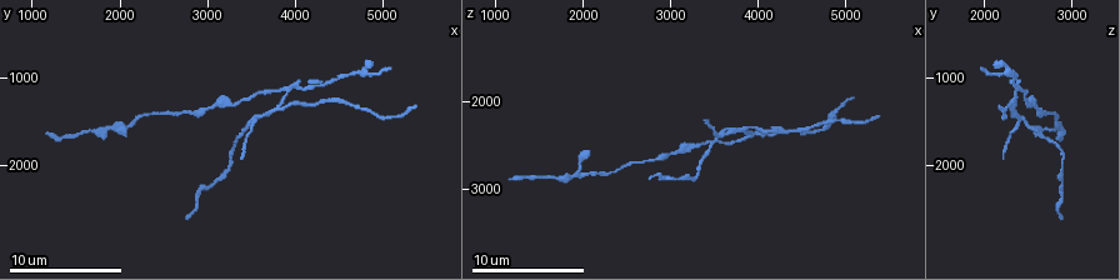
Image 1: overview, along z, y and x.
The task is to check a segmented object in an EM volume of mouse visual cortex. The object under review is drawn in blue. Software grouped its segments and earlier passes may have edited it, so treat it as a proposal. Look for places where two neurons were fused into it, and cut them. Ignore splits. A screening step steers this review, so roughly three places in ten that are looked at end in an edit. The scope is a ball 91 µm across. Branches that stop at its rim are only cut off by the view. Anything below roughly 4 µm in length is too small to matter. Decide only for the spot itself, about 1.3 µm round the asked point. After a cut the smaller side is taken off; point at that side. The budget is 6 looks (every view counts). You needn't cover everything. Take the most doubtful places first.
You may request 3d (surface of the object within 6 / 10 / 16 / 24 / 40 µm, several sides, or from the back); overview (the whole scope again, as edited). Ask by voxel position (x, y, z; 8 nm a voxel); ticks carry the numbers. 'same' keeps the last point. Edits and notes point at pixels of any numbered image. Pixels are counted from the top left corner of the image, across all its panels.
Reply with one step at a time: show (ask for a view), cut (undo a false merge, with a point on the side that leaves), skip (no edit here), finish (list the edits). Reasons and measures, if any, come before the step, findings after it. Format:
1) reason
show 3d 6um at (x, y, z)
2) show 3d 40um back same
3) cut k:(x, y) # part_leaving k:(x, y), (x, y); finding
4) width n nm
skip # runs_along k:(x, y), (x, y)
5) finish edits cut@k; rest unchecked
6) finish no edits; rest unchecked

three-way junction
show 3d 16um at (3900, 1200, 2350)

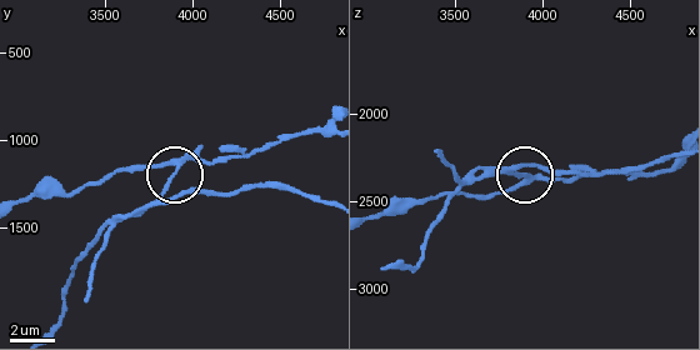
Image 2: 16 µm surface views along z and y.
width 190 nm
cut 2:(165, 188) # a second neuron is stuck on

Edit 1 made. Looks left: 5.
show overview

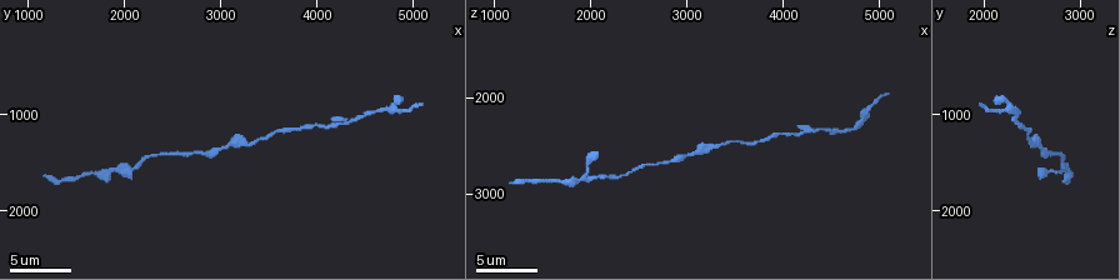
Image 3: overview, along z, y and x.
sudden change in width
show 3d 10um at (2760, 1420, 2680)

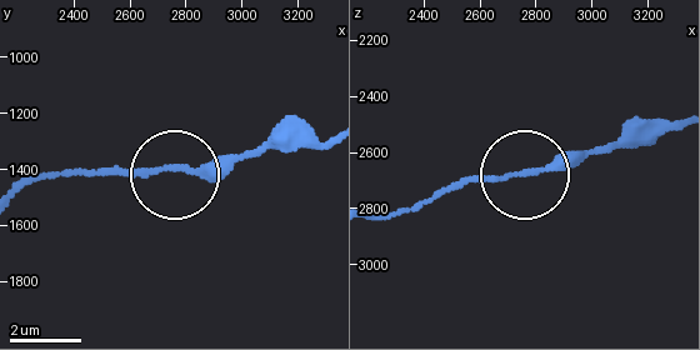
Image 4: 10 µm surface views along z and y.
show 3d 10um back at (2770, 1400, 2660)

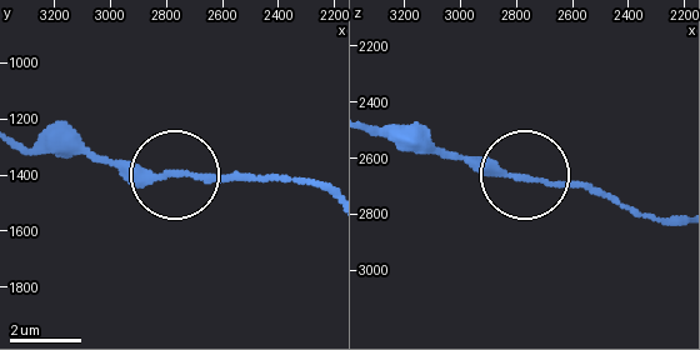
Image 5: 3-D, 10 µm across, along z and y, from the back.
width 170 nm
skip # runs_along 5:(374, 133), (418, 133), (525, 178), (613, 195); continuous, no second neuron

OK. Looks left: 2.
thick turns thin
show 3d 16um at (1740, 1600, 2860)

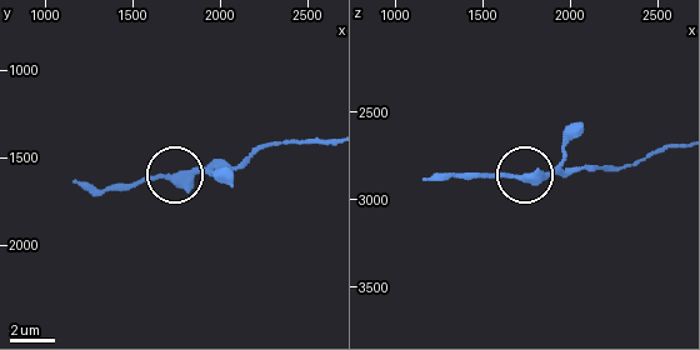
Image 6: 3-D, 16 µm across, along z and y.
width 410 nm
skip # runs_along 6:(676, 146), (614, 169), (460, 175); continuous, no second neuron

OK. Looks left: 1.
finish edits cut@2; rest unchecked

